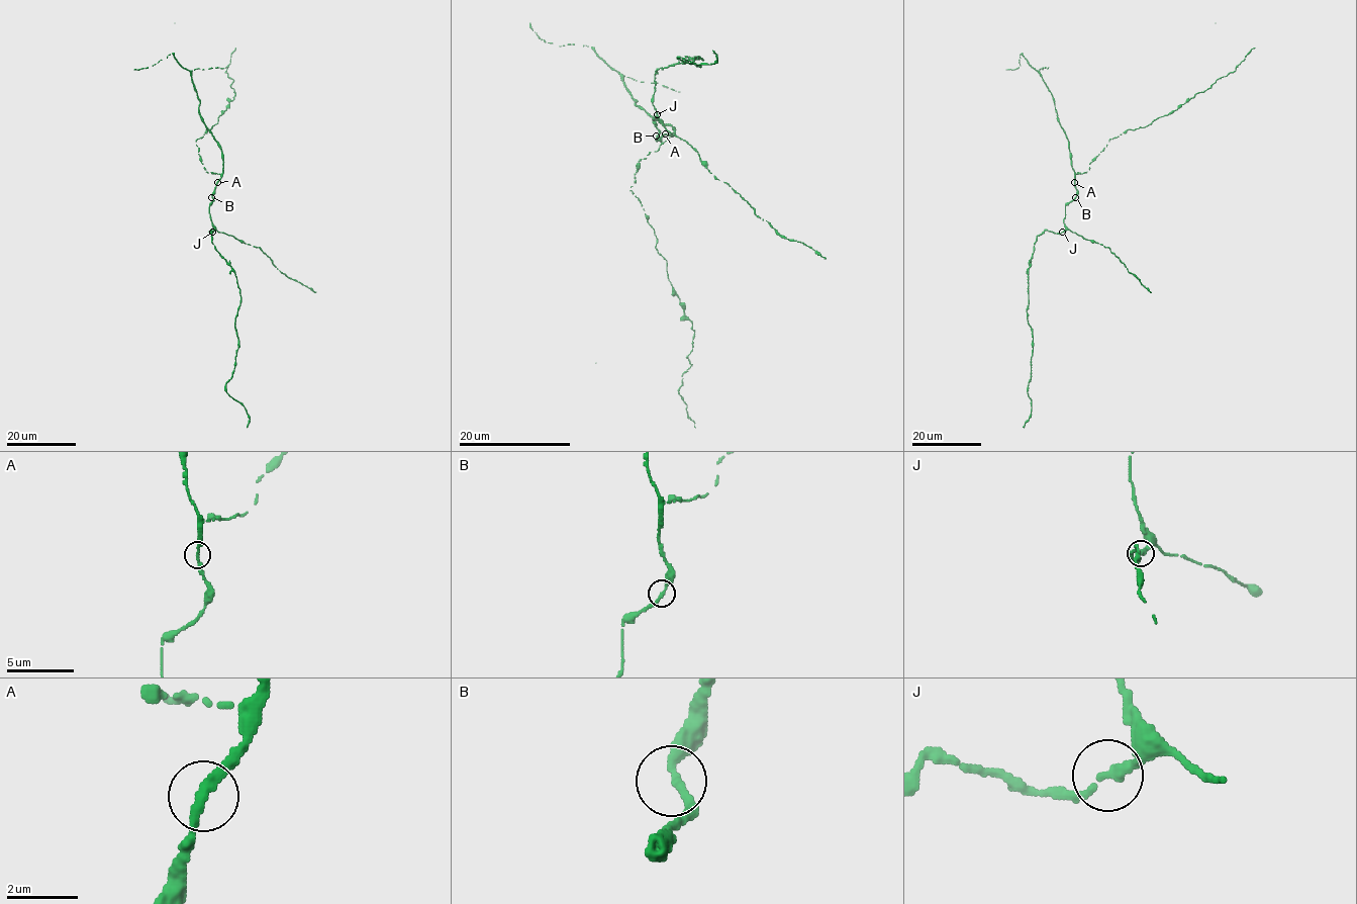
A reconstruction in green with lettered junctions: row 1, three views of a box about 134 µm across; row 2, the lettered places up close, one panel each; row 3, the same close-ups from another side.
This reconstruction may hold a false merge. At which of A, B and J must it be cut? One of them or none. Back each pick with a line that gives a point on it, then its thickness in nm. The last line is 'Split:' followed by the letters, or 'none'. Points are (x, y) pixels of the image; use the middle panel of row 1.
Split: none

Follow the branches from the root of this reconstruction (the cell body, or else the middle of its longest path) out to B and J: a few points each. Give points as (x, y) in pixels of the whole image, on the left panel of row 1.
B: (216, 182), (211, 197)
J: (216, 182), (209, 206), (211, 232)

